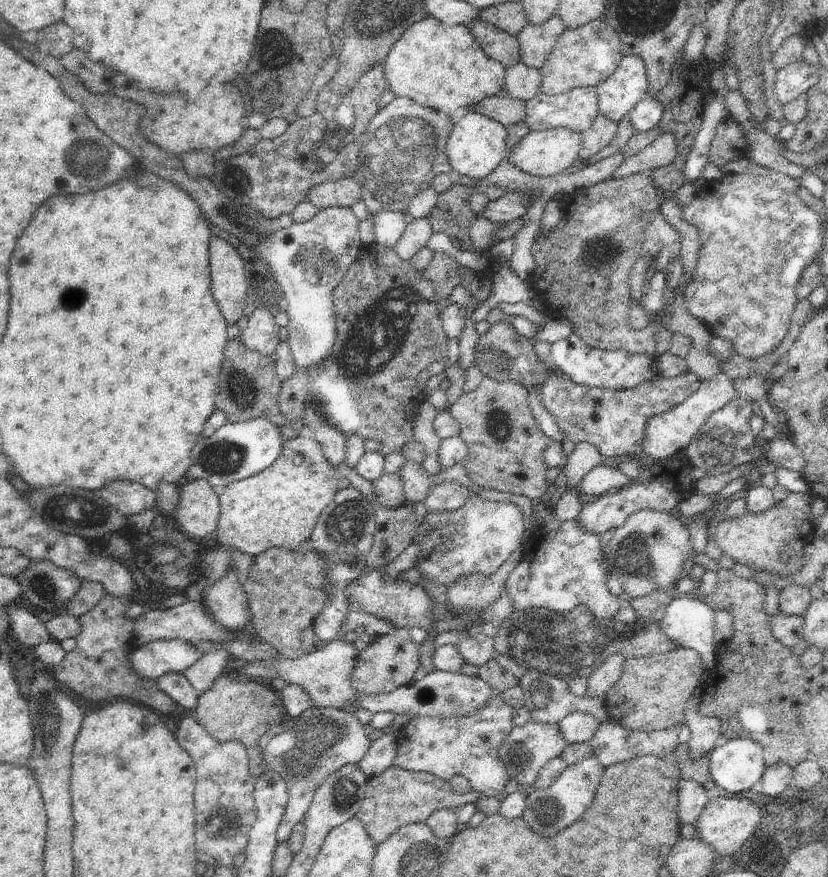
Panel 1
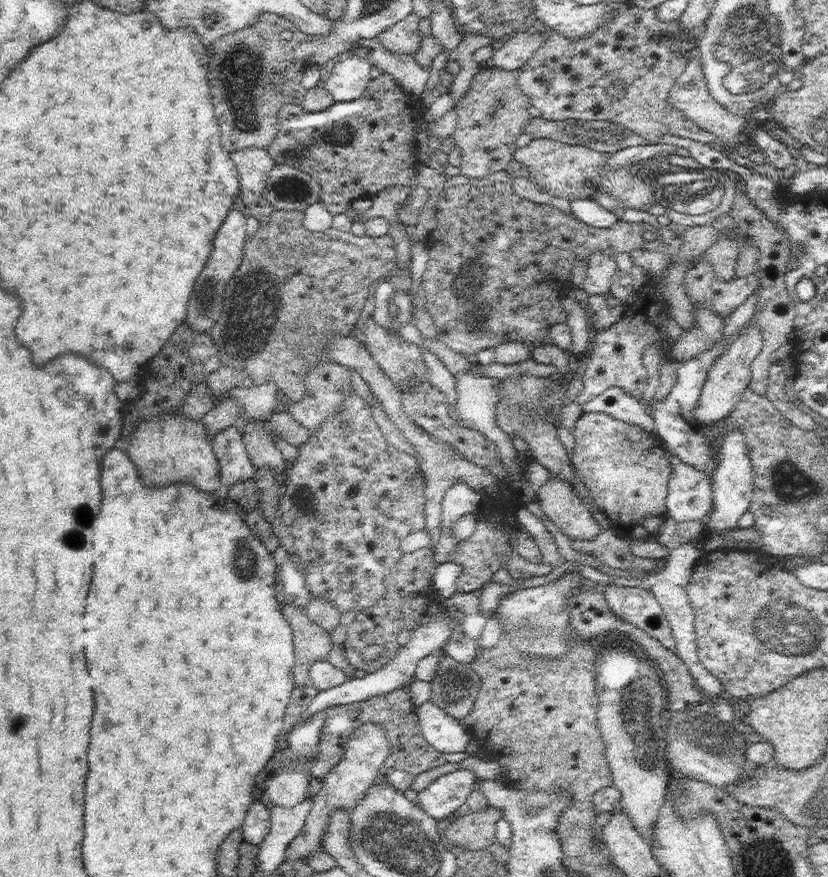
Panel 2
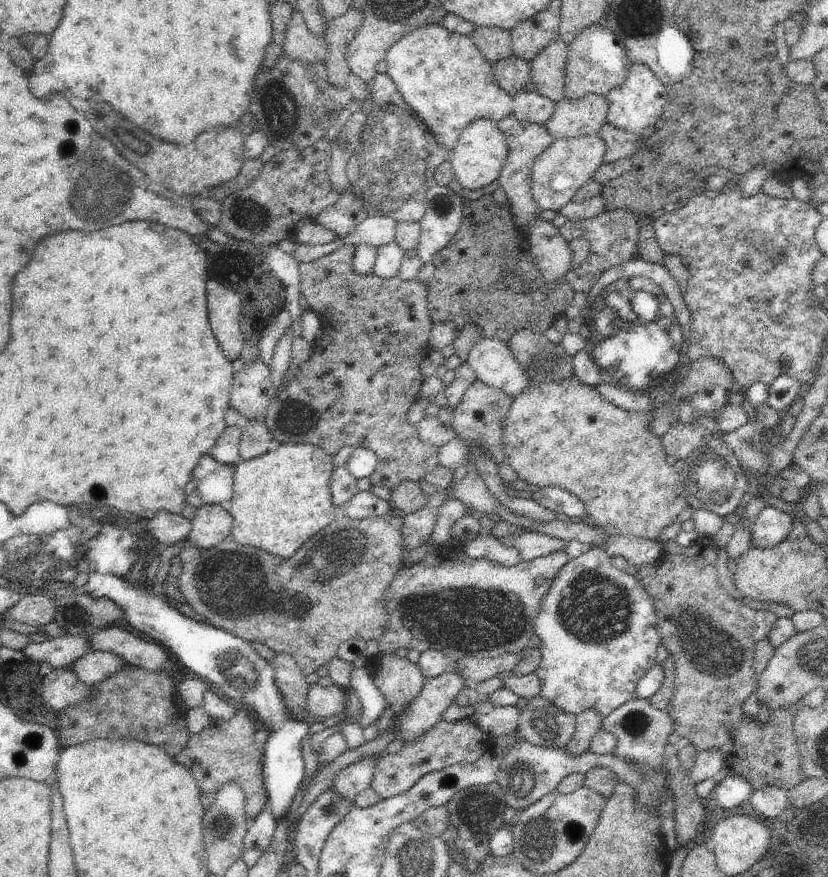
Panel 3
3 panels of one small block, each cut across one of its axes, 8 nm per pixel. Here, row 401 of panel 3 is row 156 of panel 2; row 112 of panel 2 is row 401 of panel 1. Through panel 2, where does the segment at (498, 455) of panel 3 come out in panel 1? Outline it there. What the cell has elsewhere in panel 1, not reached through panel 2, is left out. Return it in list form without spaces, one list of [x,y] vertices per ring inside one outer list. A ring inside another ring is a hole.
[[[485,376],[476,390],[462,394],[449,411],[460,423],[459,436],[469,446],[462,464],[470,480],[485,489],[520,494],[538,501],[554,493],[546,481],[549,466],[543,455],[552,440],[536,425],[528,393],[529,387],[514,379],[499,381]]]

